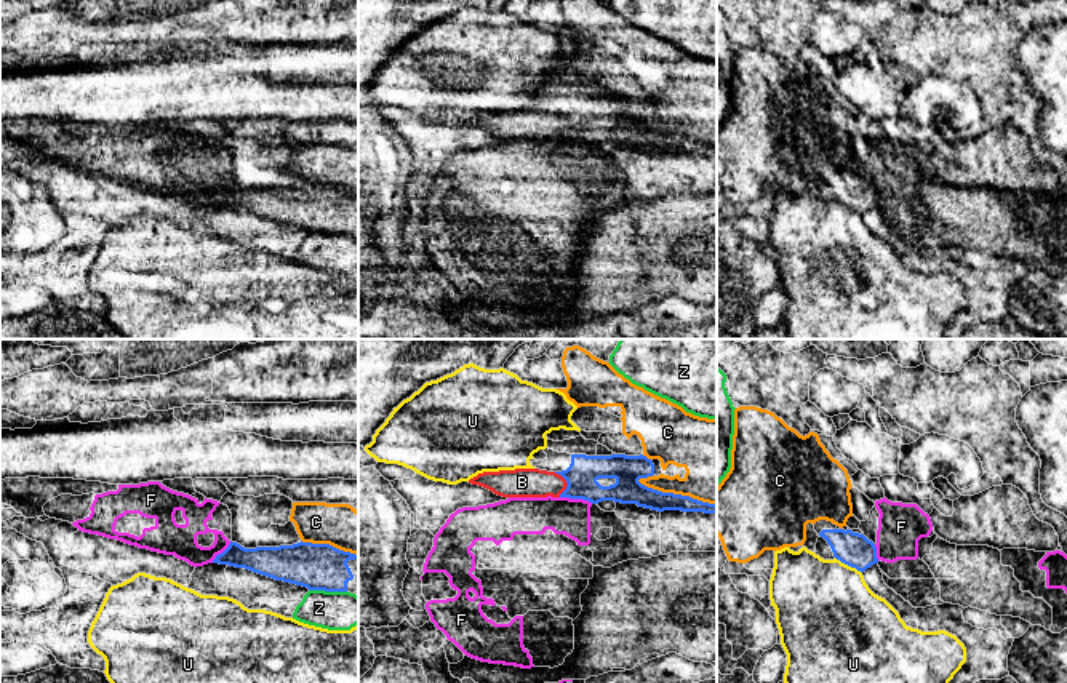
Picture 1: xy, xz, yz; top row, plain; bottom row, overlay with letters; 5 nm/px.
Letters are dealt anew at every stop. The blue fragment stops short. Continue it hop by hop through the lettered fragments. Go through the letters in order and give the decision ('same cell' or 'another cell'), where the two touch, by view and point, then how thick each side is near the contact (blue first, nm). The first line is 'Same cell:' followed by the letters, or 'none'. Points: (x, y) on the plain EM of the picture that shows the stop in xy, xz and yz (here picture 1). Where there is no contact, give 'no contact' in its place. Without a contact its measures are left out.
Same cell: B
B: same cell; meets blue in xz at (567, 123); 160 nm thick on the blue side, 140 nm on the other
C: another cell; meets blue in xz at (677, 136); 140 nm thick on the blue side, 320 nm on the other
F: another cell; meets blue in xz at (576, 139); 160 nm thick on the blue side, 190 nm on the other
U: another cell; meets blue in yz at (848, 207); 170 nm thick on the blue side, 480 nm on the other
Z: another cell; meets blue in xy at (328, 232); 240 nm thick on the blue side, 190 nm on the other

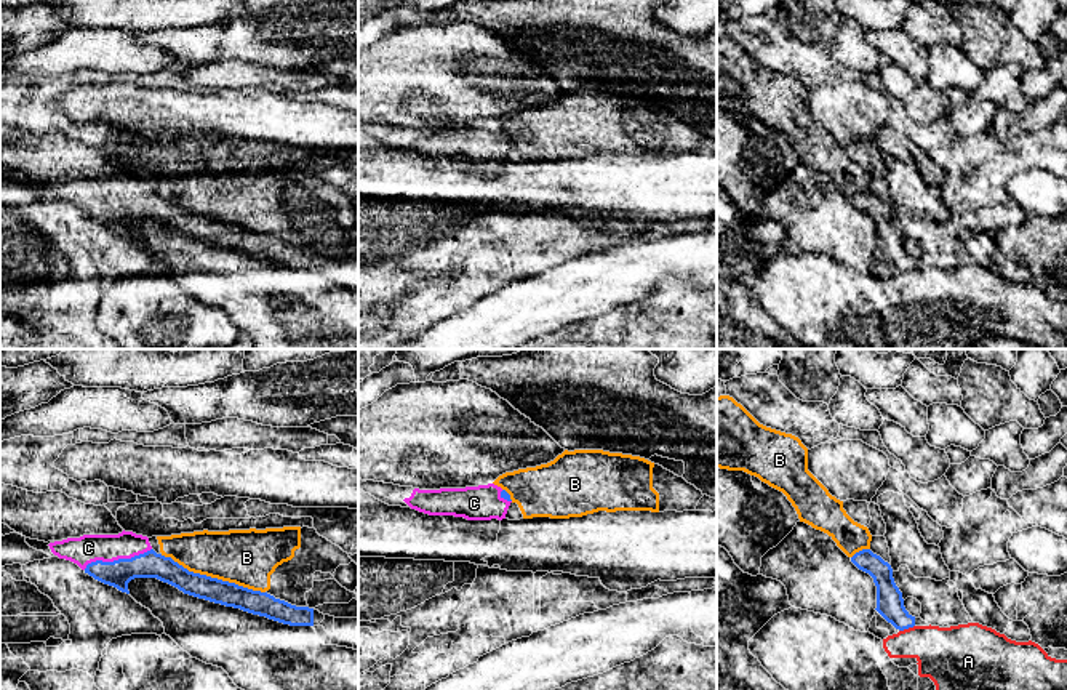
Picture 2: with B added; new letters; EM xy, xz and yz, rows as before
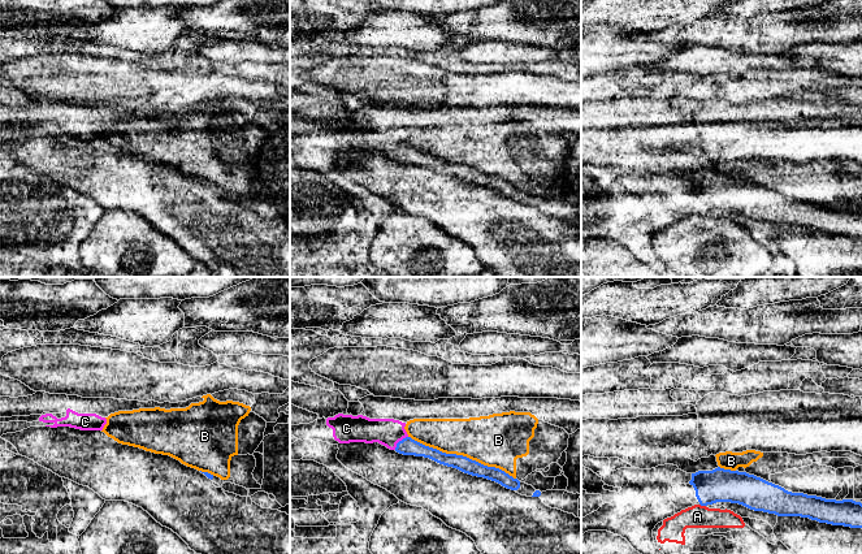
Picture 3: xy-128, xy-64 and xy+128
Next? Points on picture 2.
Same cell: C
A: another cell; meets blue in yz at (906, 269); 140 nm thick on the blue side, 280 nm on the other
B: another cell; meets blue in xy at (213, 220); 120 nm thick on the blue side, 280 nm on the other
C: same cell; meets blue in xy at (119, 200); 140 nm thick on the blue side, 140 nm on the other

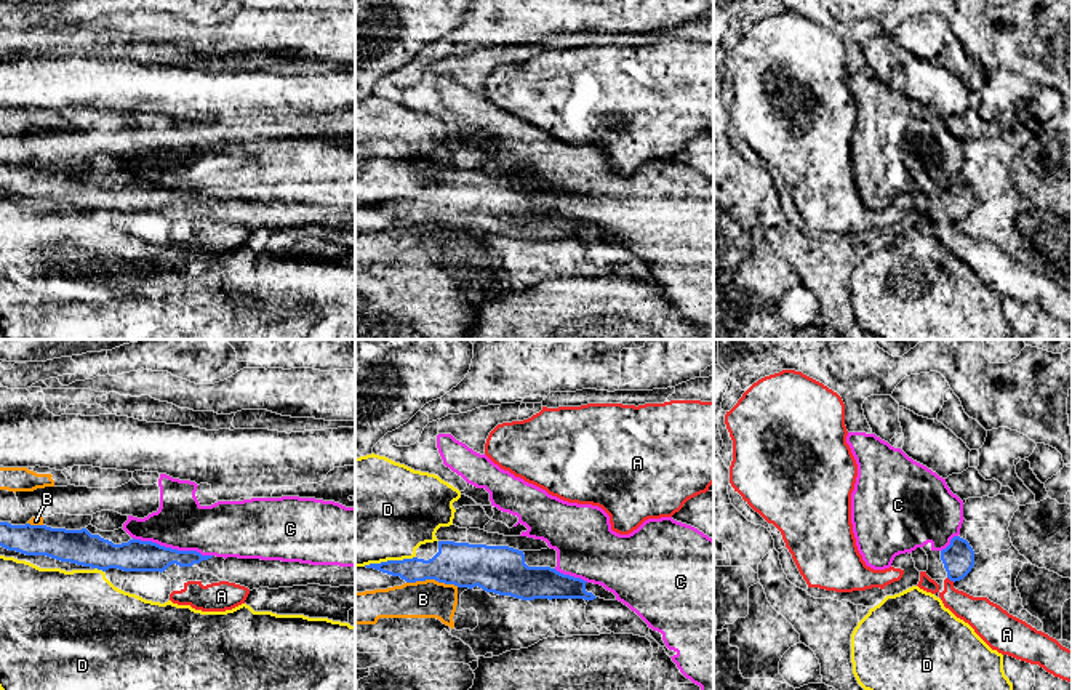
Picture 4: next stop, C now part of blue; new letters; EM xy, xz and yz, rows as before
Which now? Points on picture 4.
Same cell: none
A: another cell; meets blue in yz at (951, 221); 160 nm thick on the blue side, 170 nm on the other
B: another cell; meets blue in xz at (432, 220); 220 nm thick on the blue side, 190 nm on the other
C: another cell; meets blue in xy at (173, 191); 160 nm thick on the blue side, 260 nm on the other
D: another cell; meets blue in xz at (389, 202); 120 nm thick on the blue side, 500 nm on the other

